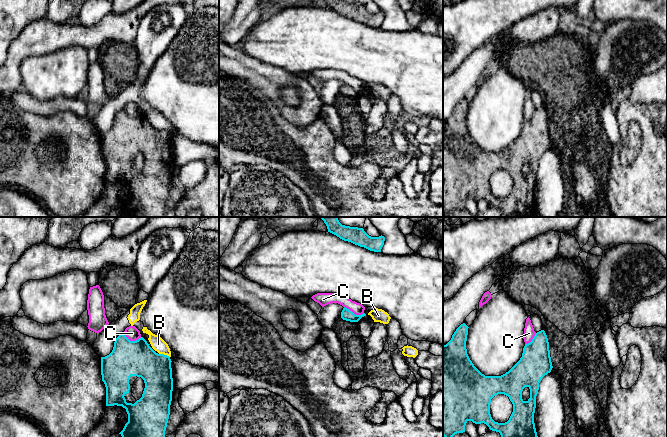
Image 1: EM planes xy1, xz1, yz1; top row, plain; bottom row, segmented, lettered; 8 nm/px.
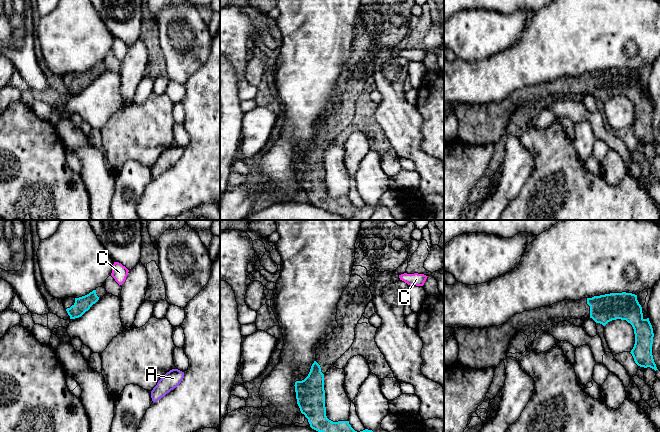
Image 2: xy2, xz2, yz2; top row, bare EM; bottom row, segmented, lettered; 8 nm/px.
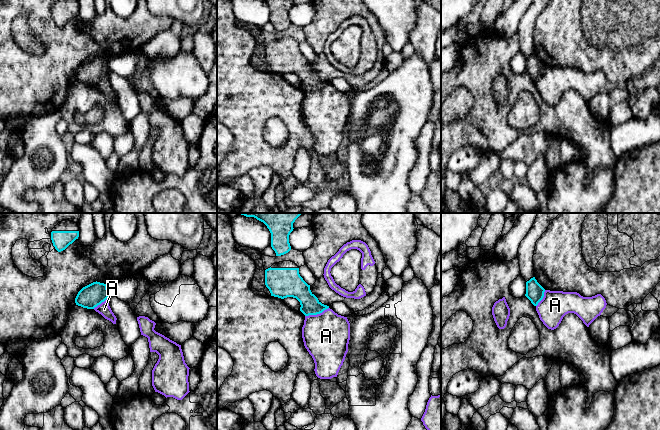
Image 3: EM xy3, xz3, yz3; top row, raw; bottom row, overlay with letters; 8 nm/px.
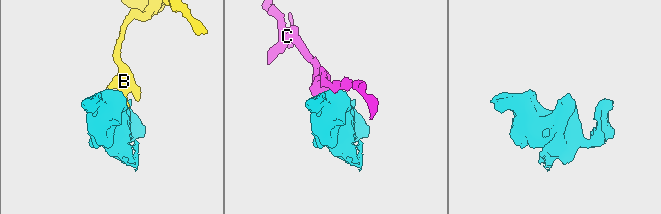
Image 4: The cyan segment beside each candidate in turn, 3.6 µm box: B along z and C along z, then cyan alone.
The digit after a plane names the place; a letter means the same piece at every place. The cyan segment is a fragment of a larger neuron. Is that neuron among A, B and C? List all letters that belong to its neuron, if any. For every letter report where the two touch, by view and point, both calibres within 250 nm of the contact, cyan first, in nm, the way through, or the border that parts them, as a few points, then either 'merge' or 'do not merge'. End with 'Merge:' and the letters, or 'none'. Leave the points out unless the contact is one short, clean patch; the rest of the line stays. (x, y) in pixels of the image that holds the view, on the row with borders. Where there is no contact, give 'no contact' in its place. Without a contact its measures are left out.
A: contact xz3 (316, 314); calibres 160 and 380 nm; border xz3 (328, 307), (319, 313), (305, 316); do not merge
B: contact xy1 (163, 354); calibres 280 and 110 nm; border xy1 (159, 353), (166, 354), (169, 357); do not merge
C: contact xz1 (353, 313); calibres 90 and 100 nm; border xz1 (344, 306), (355, 314), (364, 313); do not merge
Merge: none

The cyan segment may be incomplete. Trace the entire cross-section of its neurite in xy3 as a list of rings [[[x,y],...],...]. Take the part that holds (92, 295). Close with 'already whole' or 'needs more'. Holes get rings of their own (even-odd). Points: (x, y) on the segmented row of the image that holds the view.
[[[93,282],[83,287],[75,298],[75,303],[78,306],[87,309],[94,309],[108,298],[109,292],[107,284]]]; already whole

